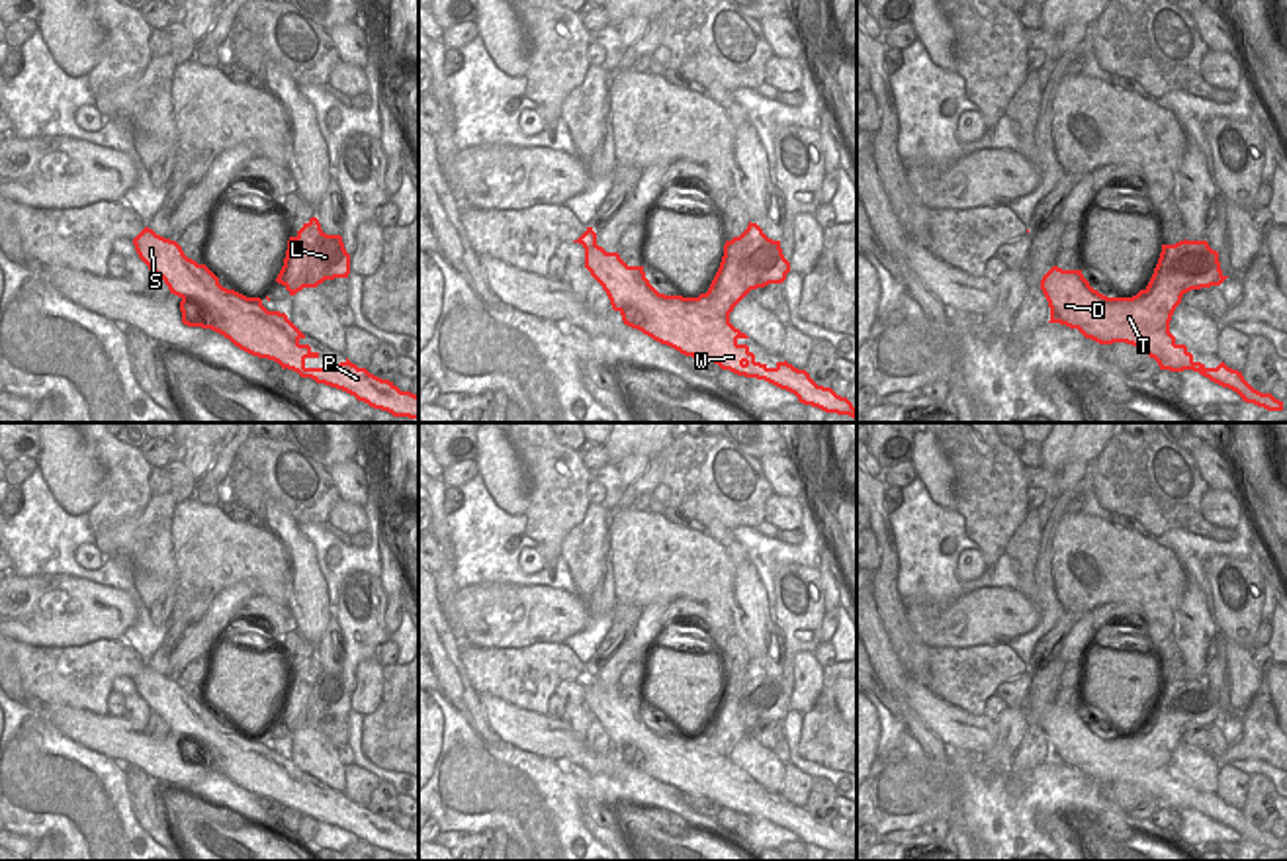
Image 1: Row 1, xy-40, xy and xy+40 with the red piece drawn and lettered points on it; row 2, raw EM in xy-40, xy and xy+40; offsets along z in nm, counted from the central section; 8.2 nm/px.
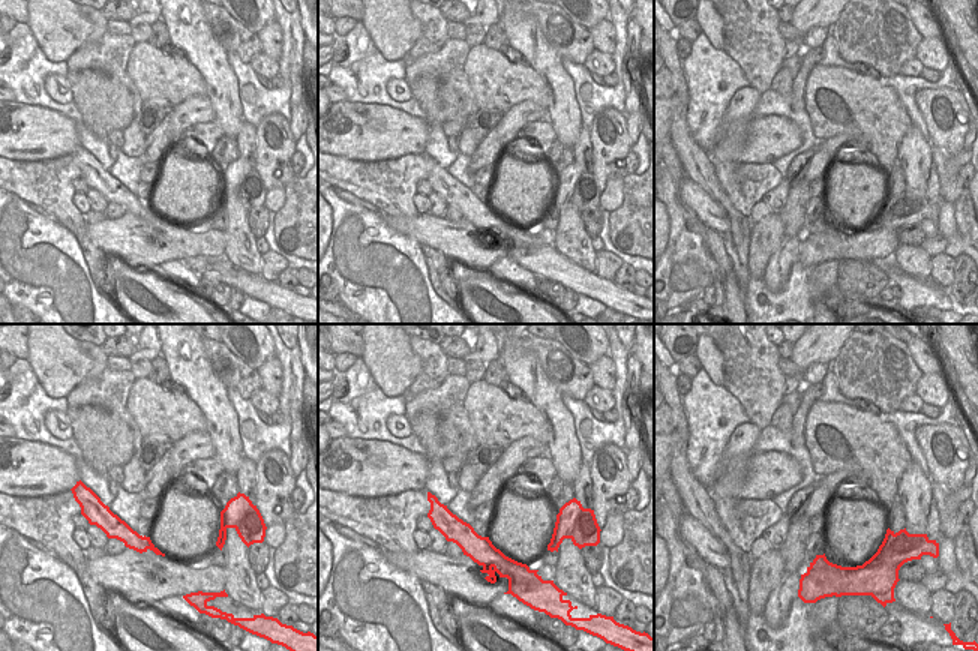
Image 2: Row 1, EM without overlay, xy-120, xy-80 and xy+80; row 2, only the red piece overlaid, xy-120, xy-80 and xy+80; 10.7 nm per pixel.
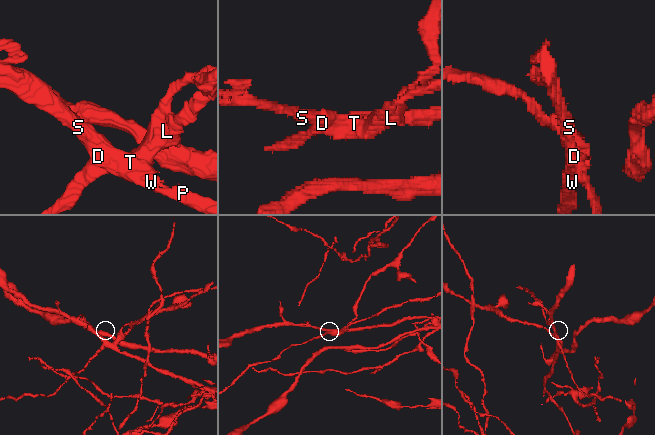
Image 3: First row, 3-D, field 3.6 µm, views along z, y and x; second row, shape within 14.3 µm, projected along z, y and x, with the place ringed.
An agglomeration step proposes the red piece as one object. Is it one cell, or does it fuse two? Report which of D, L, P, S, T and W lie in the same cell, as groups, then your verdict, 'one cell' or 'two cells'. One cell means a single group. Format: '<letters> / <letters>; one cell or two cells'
D P S T W / L; two cells

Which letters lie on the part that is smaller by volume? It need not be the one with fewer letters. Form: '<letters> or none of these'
L

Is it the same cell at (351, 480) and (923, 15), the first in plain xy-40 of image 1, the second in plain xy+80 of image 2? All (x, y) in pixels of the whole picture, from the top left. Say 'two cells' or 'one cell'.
one cell

